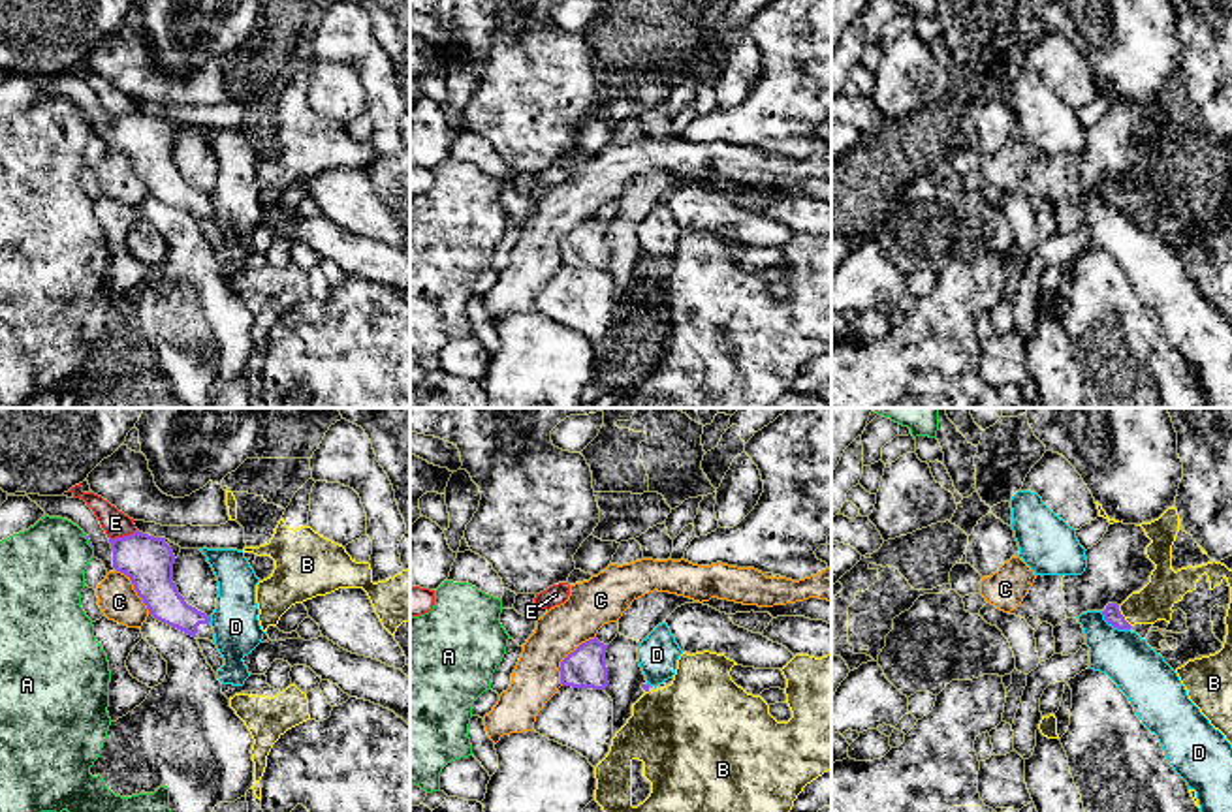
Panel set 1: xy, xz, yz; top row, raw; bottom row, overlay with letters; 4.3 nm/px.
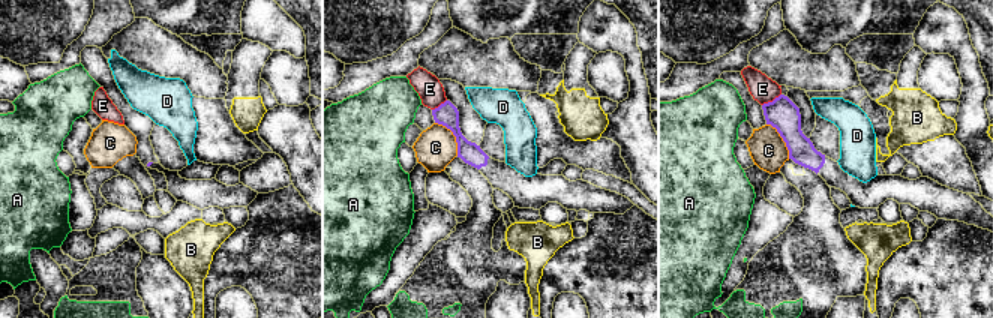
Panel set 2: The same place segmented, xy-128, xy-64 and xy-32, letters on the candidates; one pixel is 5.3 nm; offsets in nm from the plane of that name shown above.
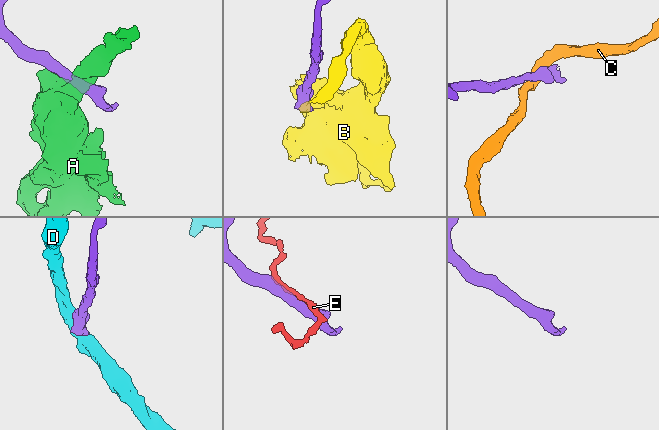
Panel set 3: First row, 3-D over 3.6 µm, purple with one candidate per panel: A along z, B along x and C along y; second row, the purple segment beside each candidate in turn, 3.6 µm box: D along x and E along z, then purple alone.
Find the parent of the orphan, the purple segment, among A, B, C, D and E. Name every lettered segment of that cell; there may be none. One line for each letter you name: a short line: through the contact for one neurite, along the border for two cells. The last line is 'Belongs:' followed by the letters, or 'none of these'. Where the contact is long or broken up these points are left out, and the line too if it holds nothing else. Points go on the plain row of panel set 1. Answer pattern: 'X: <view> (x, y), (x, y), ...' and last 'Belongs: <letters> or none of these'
Belongs: none of these

